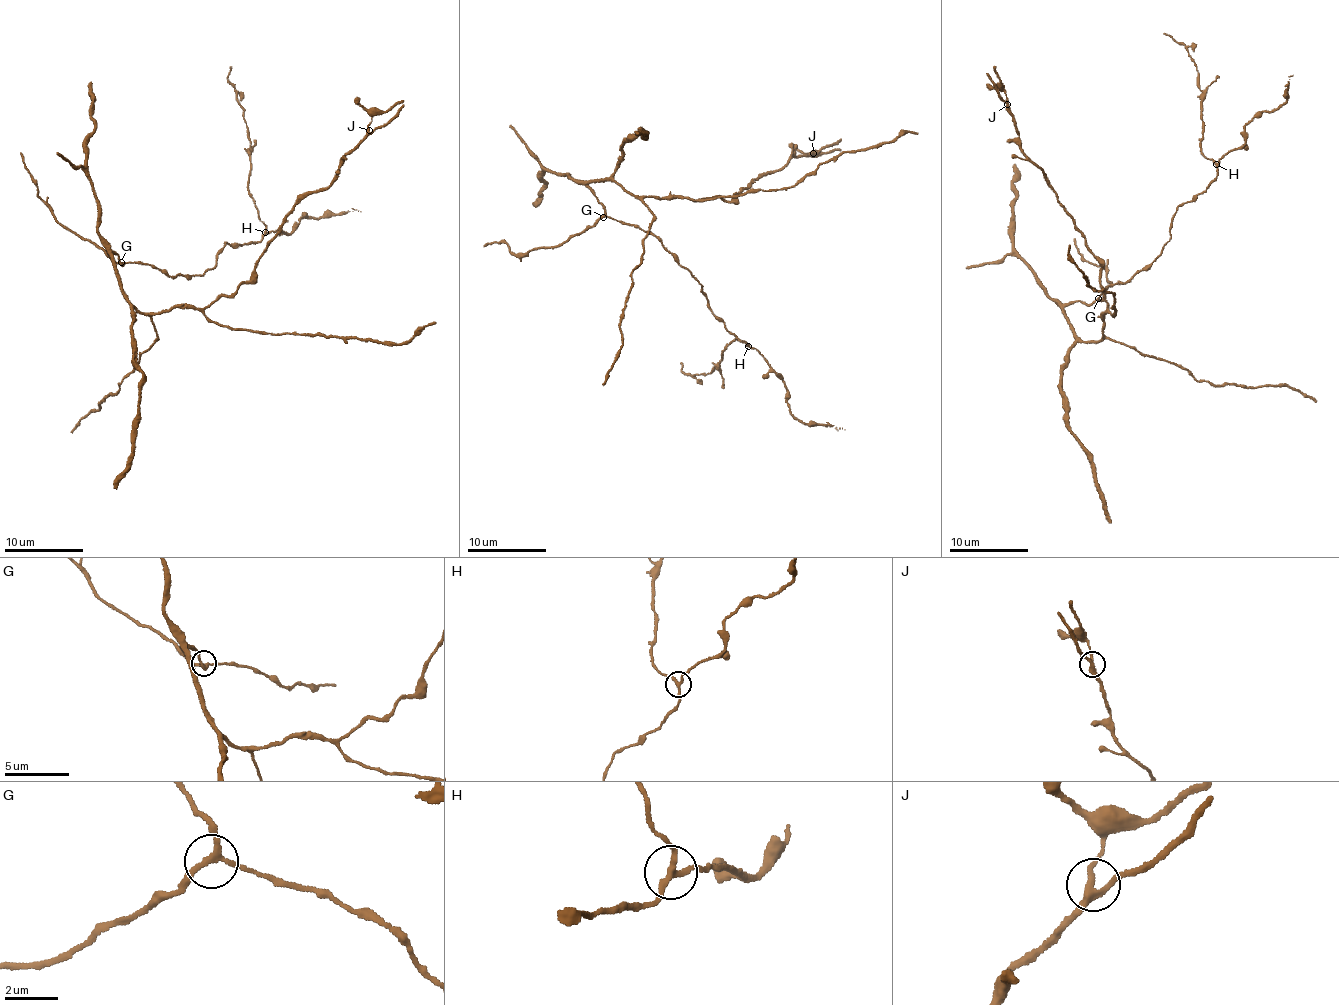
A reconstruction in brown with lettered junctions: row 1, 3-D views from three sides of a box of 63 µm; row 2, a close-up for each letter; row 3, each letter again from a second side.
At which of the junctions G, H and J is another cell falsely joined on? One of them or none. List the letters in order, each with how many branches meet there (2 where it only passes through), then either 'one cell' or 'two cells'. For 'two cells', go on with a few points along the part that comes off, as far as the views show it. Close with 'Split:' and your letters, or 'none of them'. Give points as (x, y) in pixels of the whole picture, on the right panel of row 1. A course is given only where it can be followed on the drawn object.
G: branches 3; one cell
H: branches 3; two cells; course (1217, 164), (1202, 154), (1203, 91), (1199, 87), (1194, 59), (1187, 47), (1164, 33)
J: branches 3; one cell
Split: H

